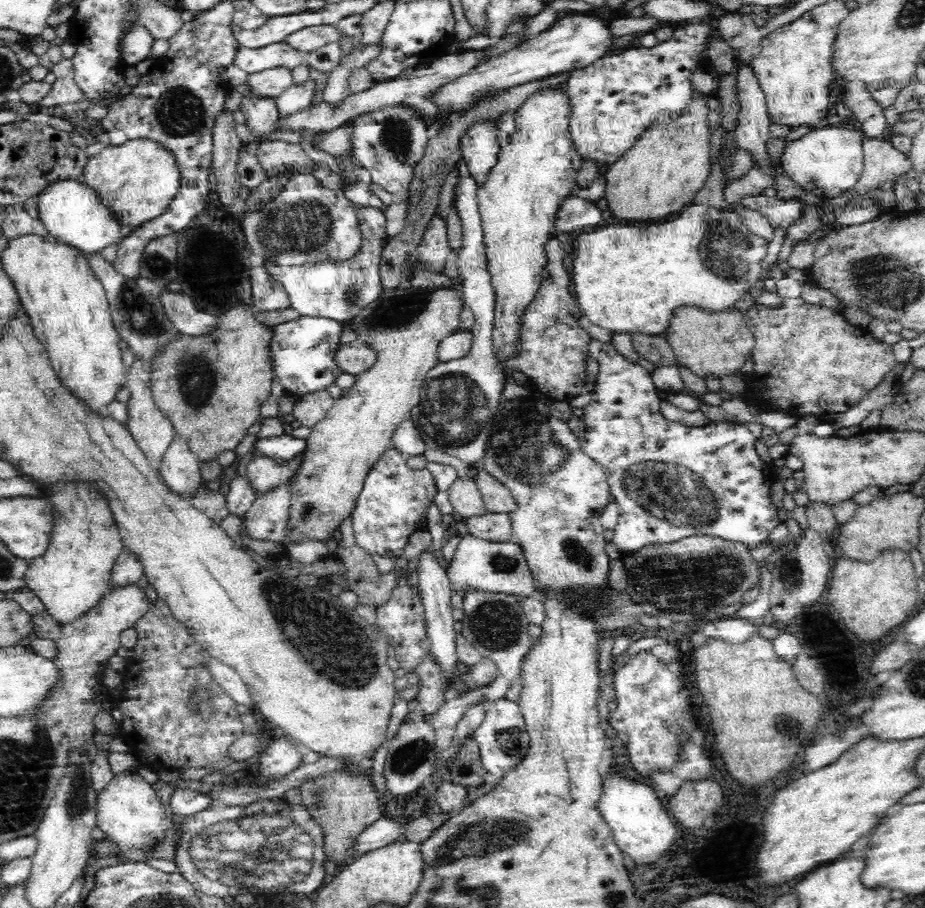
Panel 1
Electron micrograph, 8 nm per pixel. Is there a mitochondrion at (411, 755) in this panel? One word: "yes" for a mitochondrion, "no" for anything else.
yes

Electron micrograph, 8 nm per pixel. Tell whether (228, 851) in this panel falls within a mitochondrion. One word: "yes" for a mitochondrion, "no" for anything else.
yes

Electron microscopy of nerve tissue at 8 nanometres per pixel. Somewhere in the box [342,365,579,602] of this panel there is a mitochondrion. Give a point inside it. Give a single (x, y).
(455, 412)

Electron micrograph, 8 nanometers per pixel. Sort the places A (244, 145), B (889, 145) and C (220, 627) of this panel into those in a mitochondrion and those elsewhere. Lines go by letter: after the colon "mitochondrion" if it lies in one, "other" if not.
A: other
B: other
C: other

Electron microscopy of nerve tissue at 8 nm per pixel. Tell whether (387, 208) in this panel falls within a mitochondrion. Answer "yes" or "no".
no

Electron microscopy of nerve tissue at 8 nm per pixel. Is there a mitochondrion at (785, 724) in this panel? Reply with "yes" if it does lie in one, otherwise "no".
yes

